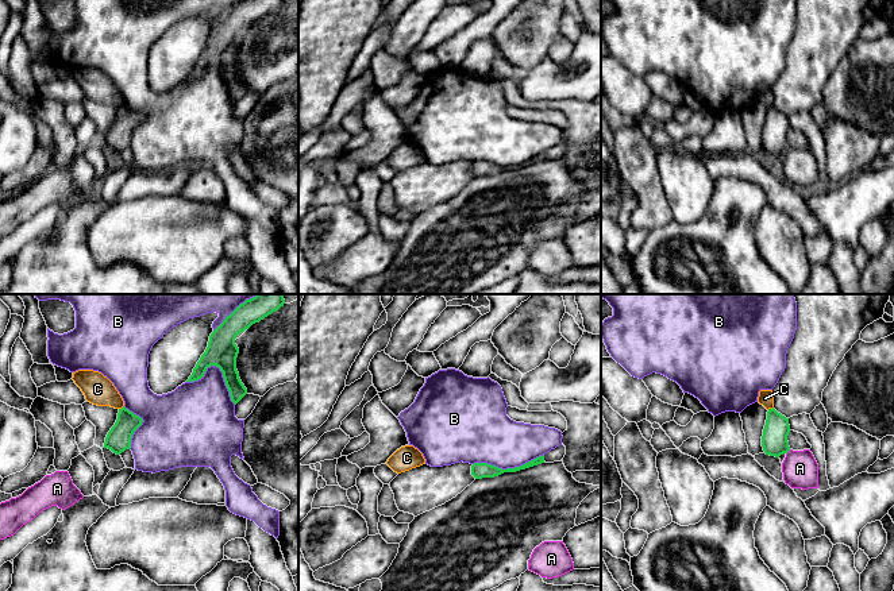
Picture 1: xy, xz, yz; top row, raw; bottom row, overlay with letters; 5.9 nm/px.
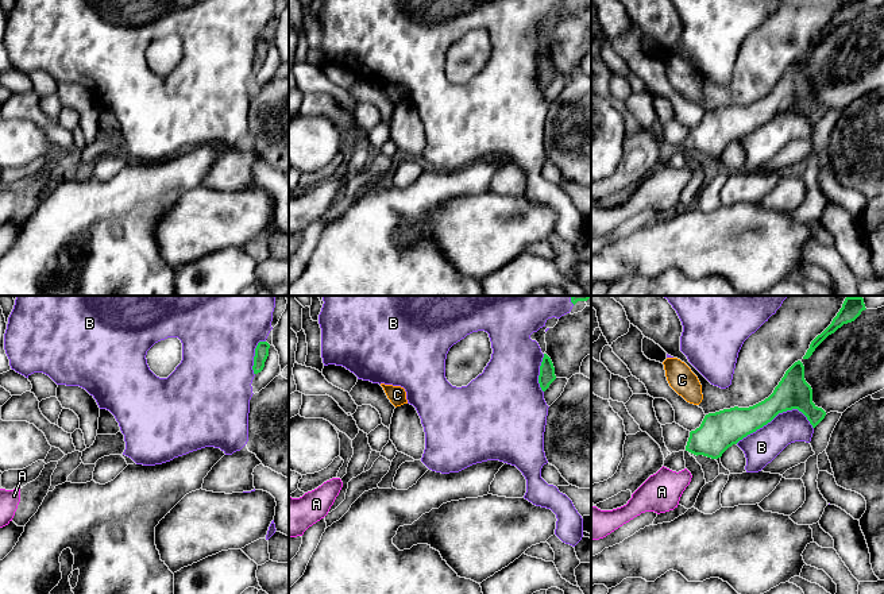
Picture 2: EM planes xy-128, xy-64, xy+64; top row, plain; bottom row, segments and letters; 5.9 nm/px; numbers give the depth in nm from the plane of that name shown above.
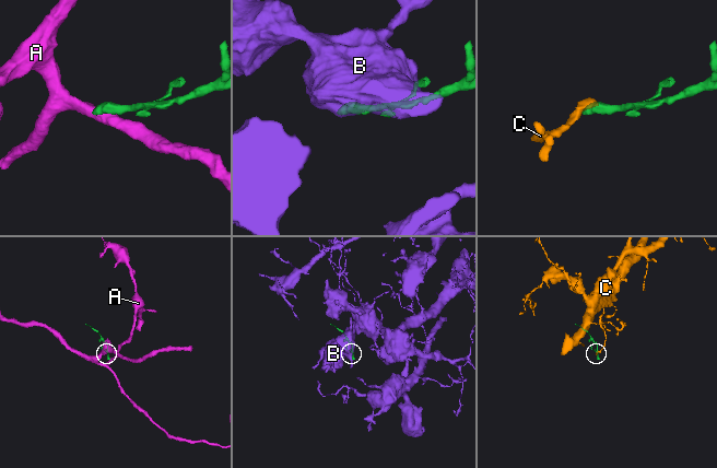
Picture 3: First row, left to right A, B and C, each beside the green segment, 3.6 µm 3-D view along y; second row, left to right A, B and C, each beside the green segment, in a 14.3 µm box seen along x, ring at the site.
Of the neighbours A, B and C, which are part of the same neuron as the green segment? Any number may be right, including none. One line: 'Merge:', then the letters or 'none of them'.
Merge: none of them

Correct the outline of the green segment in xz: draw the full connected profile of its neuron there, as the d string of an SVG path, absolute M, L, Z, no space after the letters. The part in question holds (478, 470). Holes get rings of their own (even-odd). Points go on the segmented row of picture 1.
M544 455L520 466L520 467L506 468L506 470L498 468L498 467L488 464L488 463L474 463L471 466L471 475L475 479L494 478L494 476L498 476L504 472L516 472L516 471L520 471L520 470L525 470L525 468L542 464L542 463L544 463Z

